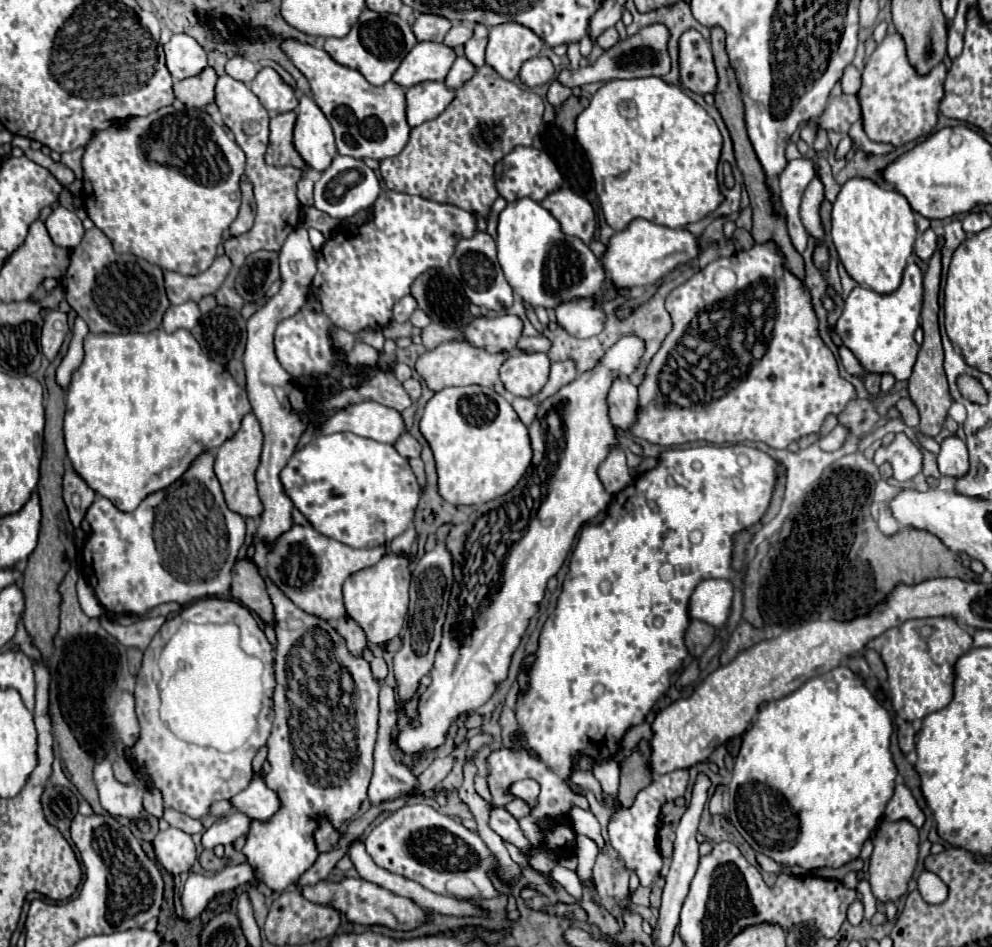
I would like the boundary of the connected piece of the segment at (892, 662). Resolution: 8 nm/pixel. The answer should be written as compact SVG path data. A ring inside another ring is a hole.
M921 618L907 620L897 628L889 628L869 646L877 650L889 674L889 690L893 710L907 722L921 720L927 714L945 708L953 700L953 666L971 650L971 636L953 618Z

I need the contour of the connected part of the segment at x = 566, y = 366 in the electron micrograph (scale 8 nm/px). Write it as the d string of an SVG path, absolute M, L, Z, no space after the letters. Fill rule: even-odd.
M565 360L565 362L551 362L551 374L549 374L549 380L547 384L543 386L543 390L539 394L535 394L531 400L535 404L543 402L545 398L549 398L551 394L555 394L561 386L569 384L575 380L575 362L573 360Z

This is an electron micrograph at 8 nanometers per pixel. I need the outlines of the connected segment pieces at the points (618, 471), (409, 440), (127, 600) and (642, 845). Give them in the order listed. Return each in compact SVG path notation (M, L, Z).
M613 446L607 454L607 458L601 462L599 480L603 482L603 488L609 494L617 494L631 482L629 468L625 464L625 452L621 446Z
M403 432L393 446L395 446L395 450L397 450L401 456L405 456L405 458L417 458L417 456L421 454L419 442L417 442L409 432Z
M213 452L199 454L187 472L165 490L149 494L137 510L121 512L107 498L99 496L87 510L91 536L85 546L85 576L95 590L97 600L109 612L145 616L151 608L163 602L191 604L205 596L229 598L231 568L245 540L245 518L227 510L219 480L213 472Z
M675 770L675 772L667 772L663 776L655 776L653 784L637 794L635 804L631 808L621 808L621 810L613 812L613 816L611 816L611 824L609 824L611 846L621 854L627 868L631 868L637 874L643 888L653 884L653 880L657 878L657 874L663 866L663 858L657 848L661 806L665 802L673 802L675 798L683 796L683 792L687 788L687 778L689 778L687 770Z

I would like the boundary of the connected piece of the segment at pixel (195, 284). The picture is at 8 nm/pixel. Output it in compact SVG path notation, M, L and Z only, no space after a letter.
M223 254L223 256L217 256L209 266L209 270L201 272L199 276L183 276L177 272L167 272L165 290L167 290L169 302L171 304L183 304L187 300L199 302L203 296L215 294L221 288L229 270L231 270L231 260Z

